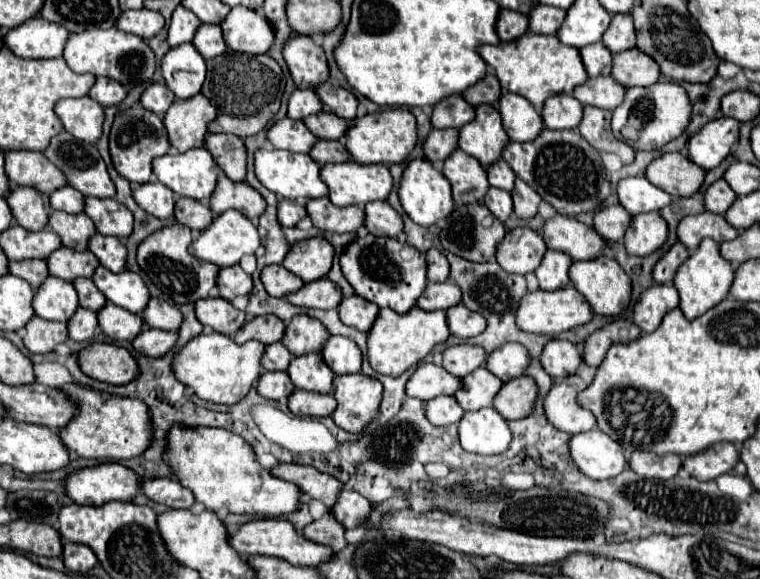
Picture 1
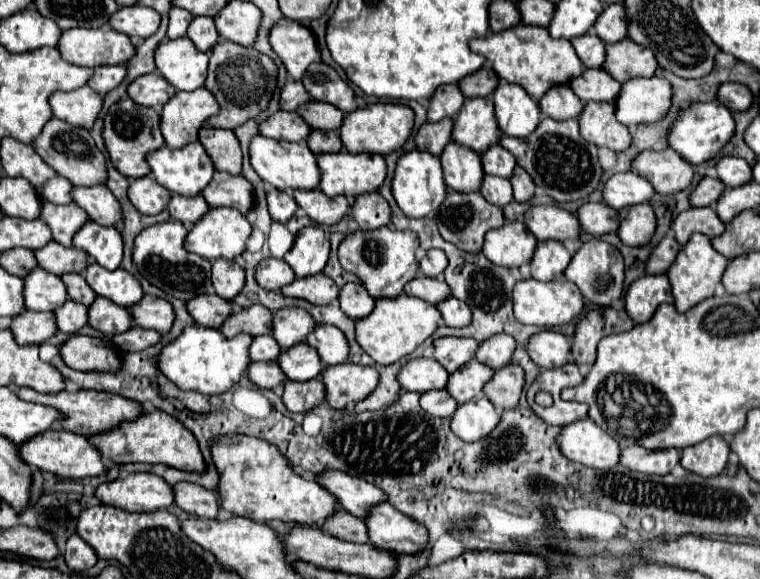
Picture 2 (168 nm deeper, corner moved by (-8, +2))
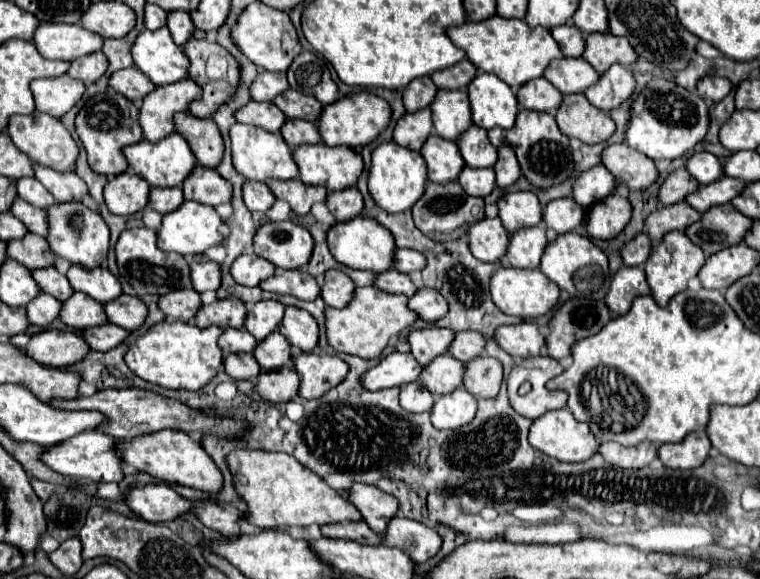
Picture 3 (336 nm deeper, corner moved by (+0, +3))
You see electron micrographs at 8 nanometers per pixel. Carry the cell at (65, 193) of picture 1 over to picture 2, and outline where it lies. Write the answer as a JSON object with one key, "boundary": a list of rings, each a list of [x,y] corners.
{"boundary":[[[60,176],[52,178],[48,184],[44,184],[44,188],[40,190],[40,196],[48,202],[54,204],[72,204],[72,184]]]}

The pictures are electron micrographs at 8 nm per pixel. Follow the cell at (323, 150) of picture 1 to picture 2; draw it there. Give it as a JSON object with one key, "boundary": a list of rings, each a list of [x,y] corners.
{"boundary":[[[312,130],[308,136],[308,148],[318,156],[318,154],[336,154],[342,150],[342,140],[338,132],[320,132]]]}

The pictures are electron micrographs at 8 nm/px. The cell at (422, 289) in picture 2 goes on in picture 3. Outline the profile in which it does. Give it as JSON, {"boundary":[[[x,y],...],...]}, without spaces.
{"boundary":[[[388,269],[384,273],[376,273],[374,277],[374,285],[386,293],[400,293],[406,297],[412,297],[416,293],[416,285],[410,281],[408,275],[396,271],[396,269]]]}

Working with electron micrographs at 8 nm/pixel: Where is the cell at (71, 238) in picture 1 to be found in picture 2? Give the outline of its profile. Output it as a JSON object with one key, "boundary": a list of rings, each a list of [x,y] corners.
{"boundary":[[[50,202],[42,204],[40,218],[52,228],[54,240],[60,242],[62,246],[72,246],[74,234],[90,220],[90,216],[84,210],[80,210],[80,206],[76,206],[76,204],[56,206]]]}

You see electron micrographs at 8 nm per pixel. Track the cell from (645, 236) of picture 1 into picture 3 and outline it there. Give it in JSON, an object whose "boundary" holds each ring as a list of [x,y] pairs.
{"boundary":[[[618,191],[610,193],[606,199],[588,207],[586,233],[594,239],[612,239],[626,227],[630,217],[630,201],[622,197]]]}

